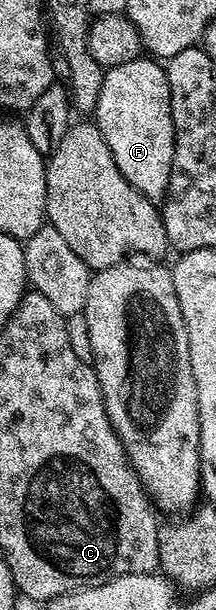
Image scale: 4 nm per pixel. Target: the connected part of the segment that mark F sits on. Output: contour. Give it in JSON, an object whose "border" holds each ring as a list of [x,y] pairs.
{"border":[[[145,55],[127,63],[108,66],[103,79],[103,91],[99,91],[95,124],[103,139],[107,139],[107,147],[111,147],[115,167],[119,167],[123,179],[127,179],[127,183],[131,183],[131,187],[135,187],[135,191],[142,193],[147,200],[160,202],[171,183],[175,155],[175,127],[172,123],[171,91],[168,89],[166,66],[160,60]]]}

